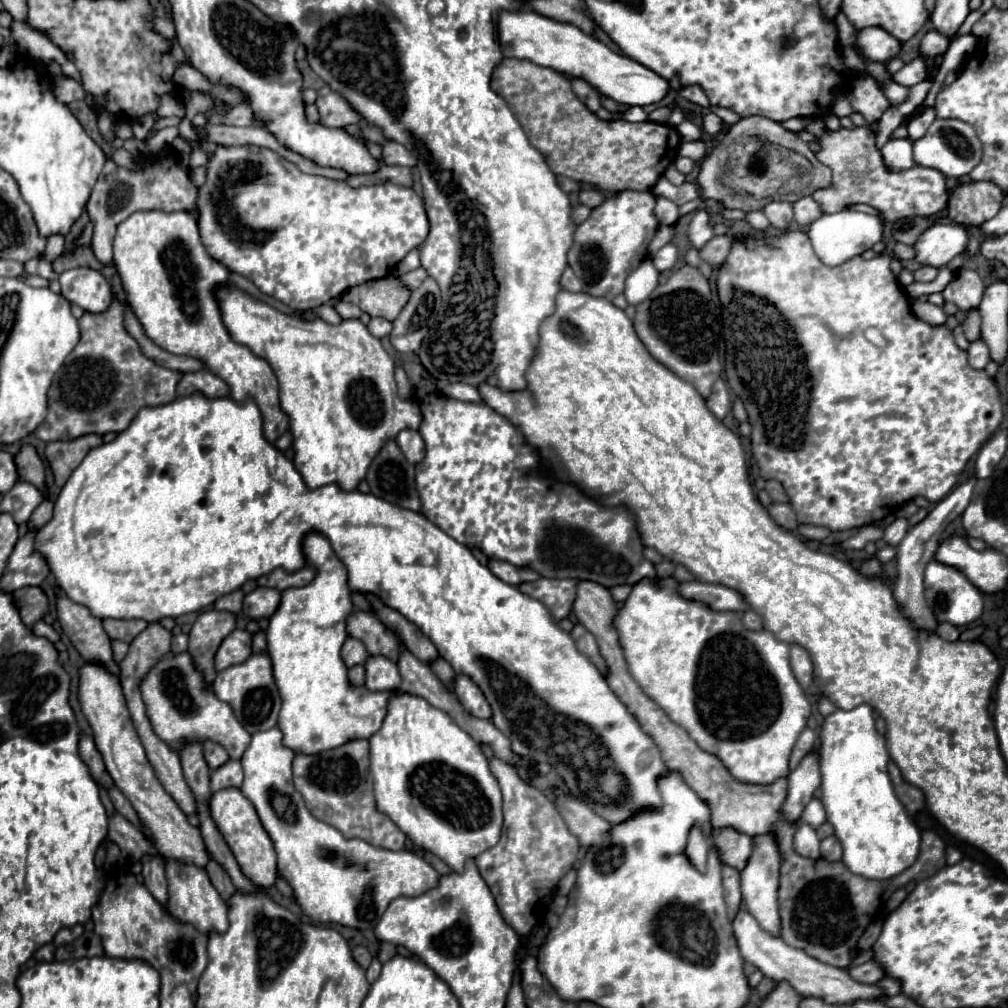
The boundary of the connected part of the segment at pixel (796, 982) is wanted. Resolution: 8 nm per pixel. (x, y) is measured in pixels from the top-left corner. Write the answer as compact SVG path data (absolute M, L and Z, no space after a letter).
M744 907L738 909L738 913L732 921L732 929L734 929L734 937L738 941L738 949L748 963L758 967L764 975L772 977L774 981L786 979L804 997L820 997L826 1003L852 1003L856 999L880 999L882 997L882 991L876 985L856 983L848 975L848 971L820 963L818 959L812 959L804 951L788 947L780 937L772 937L756 923L756 919L752 919L752 915Z

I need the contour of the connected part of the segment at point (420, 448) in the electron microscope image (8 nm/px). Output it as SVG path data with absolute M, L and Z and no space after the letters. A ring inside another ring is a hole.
M412 429L400 431L398 437L396 437L396 443L402 449L404 457L412 465L416 465L416 463L420 463L424 459L424 439L422 439L422 435L418 431L412 431Z

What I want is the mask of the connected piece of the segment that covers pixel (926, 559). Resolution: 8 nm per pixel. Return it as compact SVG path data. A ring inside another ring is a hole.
M972 477L970 481L958 485L948 497L944 497L940 503L936 503L932 507L932 511L928 513L928 517L924 521L920 521L918 525L910 527L906 537L902 539L902 543L896 547L896 567L898 567L898 581L894 585L894 597L902 609L902 613L906 617L912 619L912 625L918 629L926 629L926 631L934 631L936 629L936 619L930 611L930 607L924 601L924 567L934 559L936 549L940 545L940 537L944 533L944 529L948 527L950 521L954 521L958 515L964 513L964 509L970 503L972 497L972 489L974 489L976 479Z

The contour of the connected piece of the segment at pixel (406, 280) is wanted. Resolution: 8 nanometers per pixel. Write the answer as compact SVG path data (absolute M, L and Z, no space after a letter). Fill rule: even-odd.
M418 267L418 269L408 271L406 275L402 275L402 283L404 283L406 287L410 287L410 289L416 289L416 287L420 287L420 283L422 283L426 277L428 277L428 273L424 271L424 267Z

